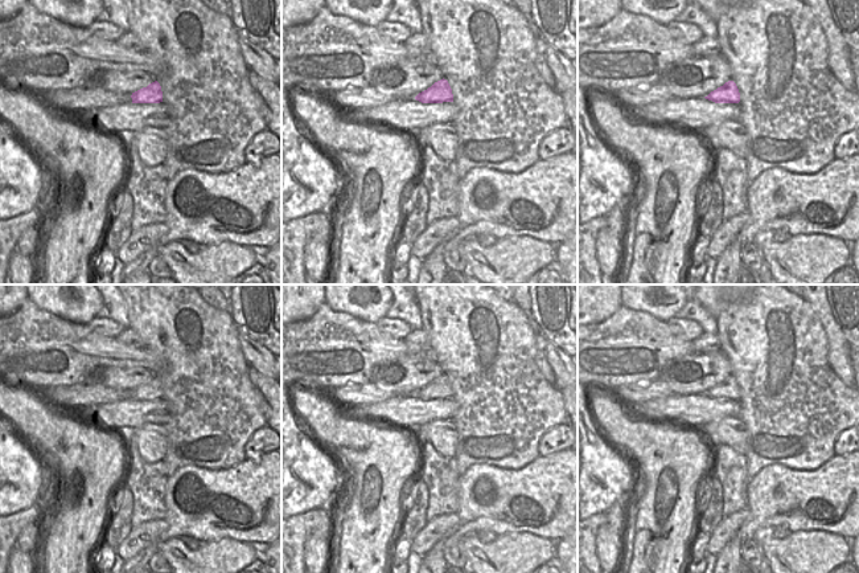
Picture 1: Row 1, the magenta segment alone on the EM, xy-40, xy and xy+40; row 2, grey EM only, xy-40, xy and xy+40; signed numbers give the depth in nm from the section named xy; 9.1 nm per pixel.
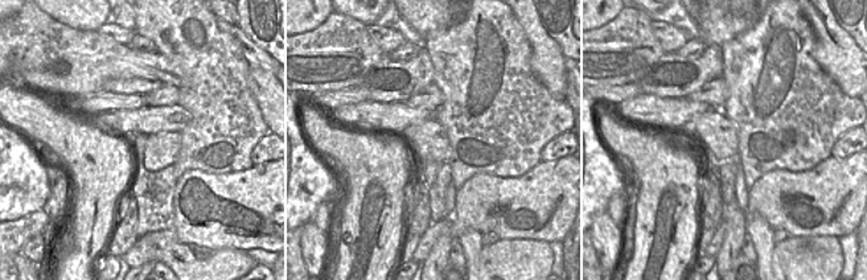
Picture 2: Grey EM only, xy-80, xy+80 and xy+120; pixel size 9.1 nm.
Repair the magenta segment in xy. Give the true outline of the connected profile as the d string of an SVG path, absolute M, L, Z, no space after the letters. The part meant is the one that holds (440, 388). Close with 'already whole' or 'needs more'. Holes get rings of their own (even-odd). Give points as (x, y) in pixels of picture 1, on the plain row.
M443 375L427 386L419 389L415 396L422 400L453 398L453 390L448 377Z; already whole

